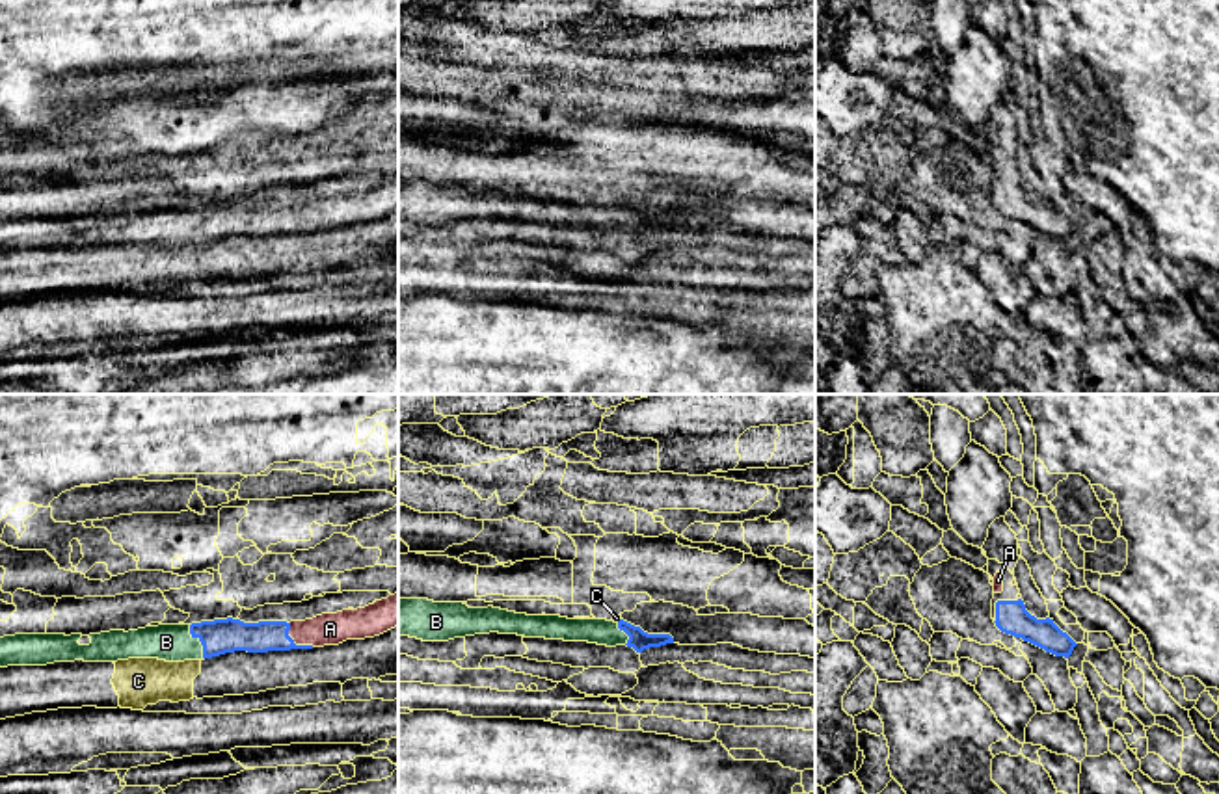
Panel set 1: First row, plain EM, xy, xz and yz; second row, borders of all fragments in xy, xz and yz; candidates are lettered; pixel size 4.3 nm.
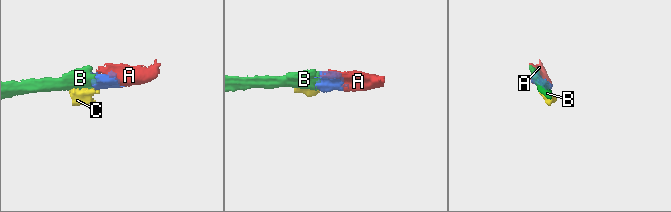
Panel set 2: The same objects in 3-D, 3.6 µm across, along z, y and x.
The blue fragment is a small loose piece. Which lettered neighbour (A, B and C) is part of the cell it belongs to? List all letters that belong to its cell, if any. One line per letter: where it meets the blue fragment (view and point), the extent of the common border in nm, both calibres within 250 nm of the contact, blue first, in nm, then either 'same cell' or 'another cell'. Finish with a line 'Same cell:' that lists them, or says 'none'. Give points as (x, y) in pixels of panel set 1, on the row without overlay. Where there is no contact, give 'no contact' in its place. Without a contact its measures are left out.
A: xy (293, 225) | 150 nm | 140/140 nm | same cell
B: xy (200, 224) | 170 nm | 150/160 nm | same cell
C: no contact | another cell
Same cell: A, B

